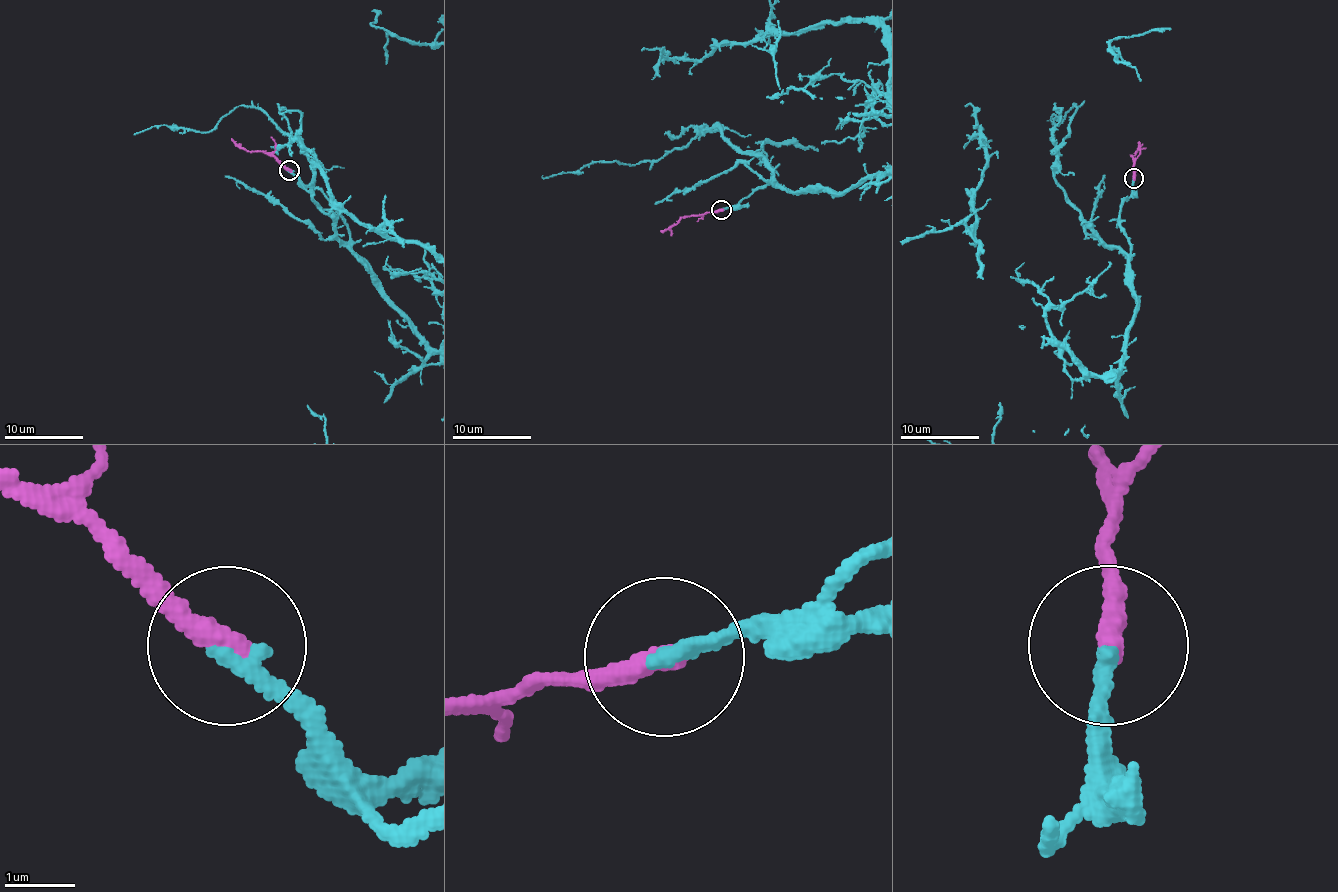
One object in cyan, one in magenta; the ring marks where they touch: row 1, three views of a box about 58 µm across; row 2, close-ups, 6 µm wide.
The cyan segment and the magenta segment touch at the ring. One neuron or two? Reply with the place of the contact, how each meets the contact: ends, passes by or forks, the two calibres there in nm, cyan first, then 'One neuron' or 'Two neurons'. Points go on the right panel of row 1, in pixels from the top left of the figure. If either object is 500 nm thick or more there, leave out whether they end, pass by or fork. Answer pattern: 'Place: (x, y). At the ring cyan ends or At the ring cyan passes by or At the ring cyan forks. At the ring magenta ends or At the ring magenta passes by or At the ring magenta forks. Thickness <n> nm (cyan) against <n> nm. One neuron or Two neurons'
Place: (1133, 178). At the ring cyan ends. At the ring magenta ends. Thickness 240 nm (cyan) against 360 nm. One neuron

